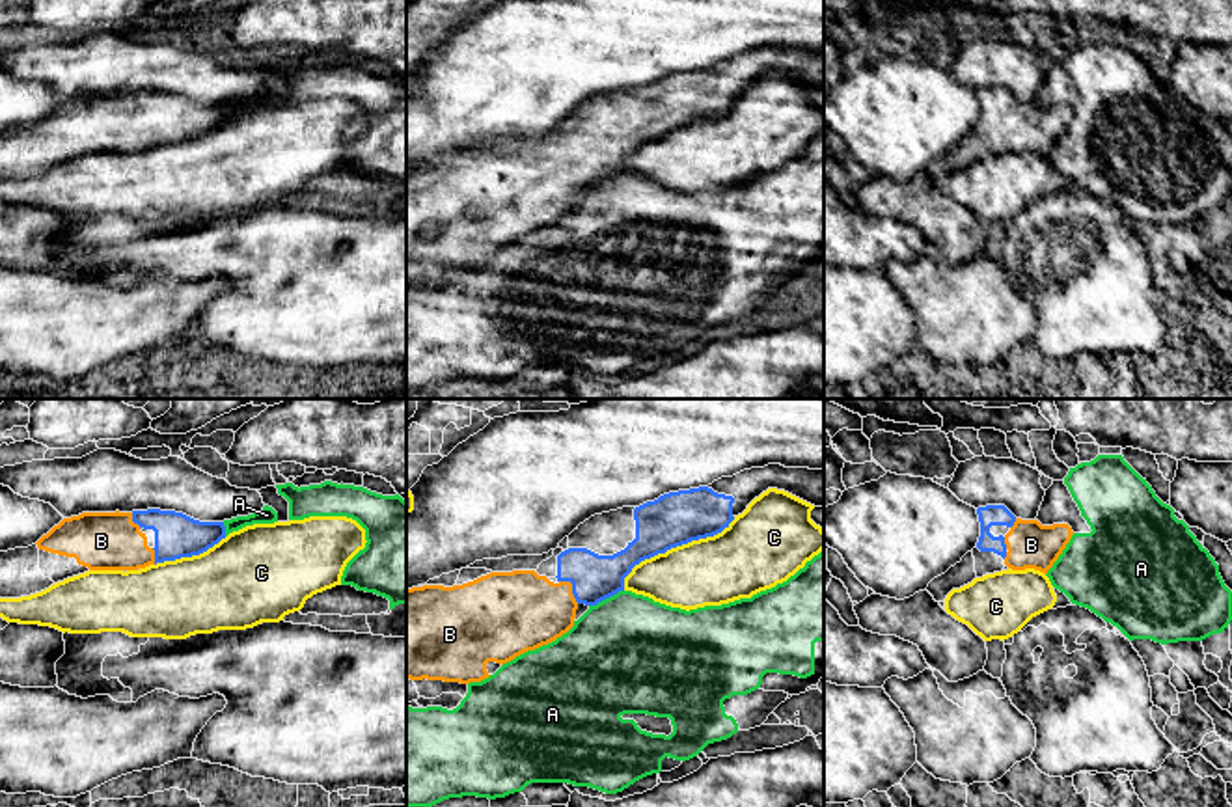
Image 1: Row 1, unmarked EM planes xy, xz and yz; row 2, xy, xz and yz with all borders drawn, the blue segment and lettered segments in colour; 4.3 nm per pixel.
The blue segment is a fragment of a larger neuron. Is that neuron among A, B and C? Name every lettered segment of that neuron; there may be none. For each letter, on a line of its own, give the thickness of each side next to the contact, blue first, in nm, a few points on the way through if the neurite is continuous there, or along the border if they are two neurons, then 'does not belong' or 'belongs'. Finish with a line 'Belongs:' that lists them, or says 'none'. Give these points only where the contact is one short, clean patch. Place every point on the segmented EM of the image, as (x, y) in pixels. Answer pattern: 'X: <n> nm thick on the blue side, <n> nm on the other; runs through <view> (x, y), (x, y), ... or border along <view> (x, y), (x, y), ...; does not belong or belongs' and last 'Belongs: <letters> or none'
A: 200 nm thick on the blue side, 480 nm on the other; border along xz (623, 589), (589, 606); does not belong
B: 200 nm thick on the blue side, 340 nm on the other; runs through xz (595, 578), (584, 578), (573, 588), (548, 610), (520, 610); belongs
C: 240 nm thick on the blue side, 300 nm on the other; does not belong
Belongs: B

